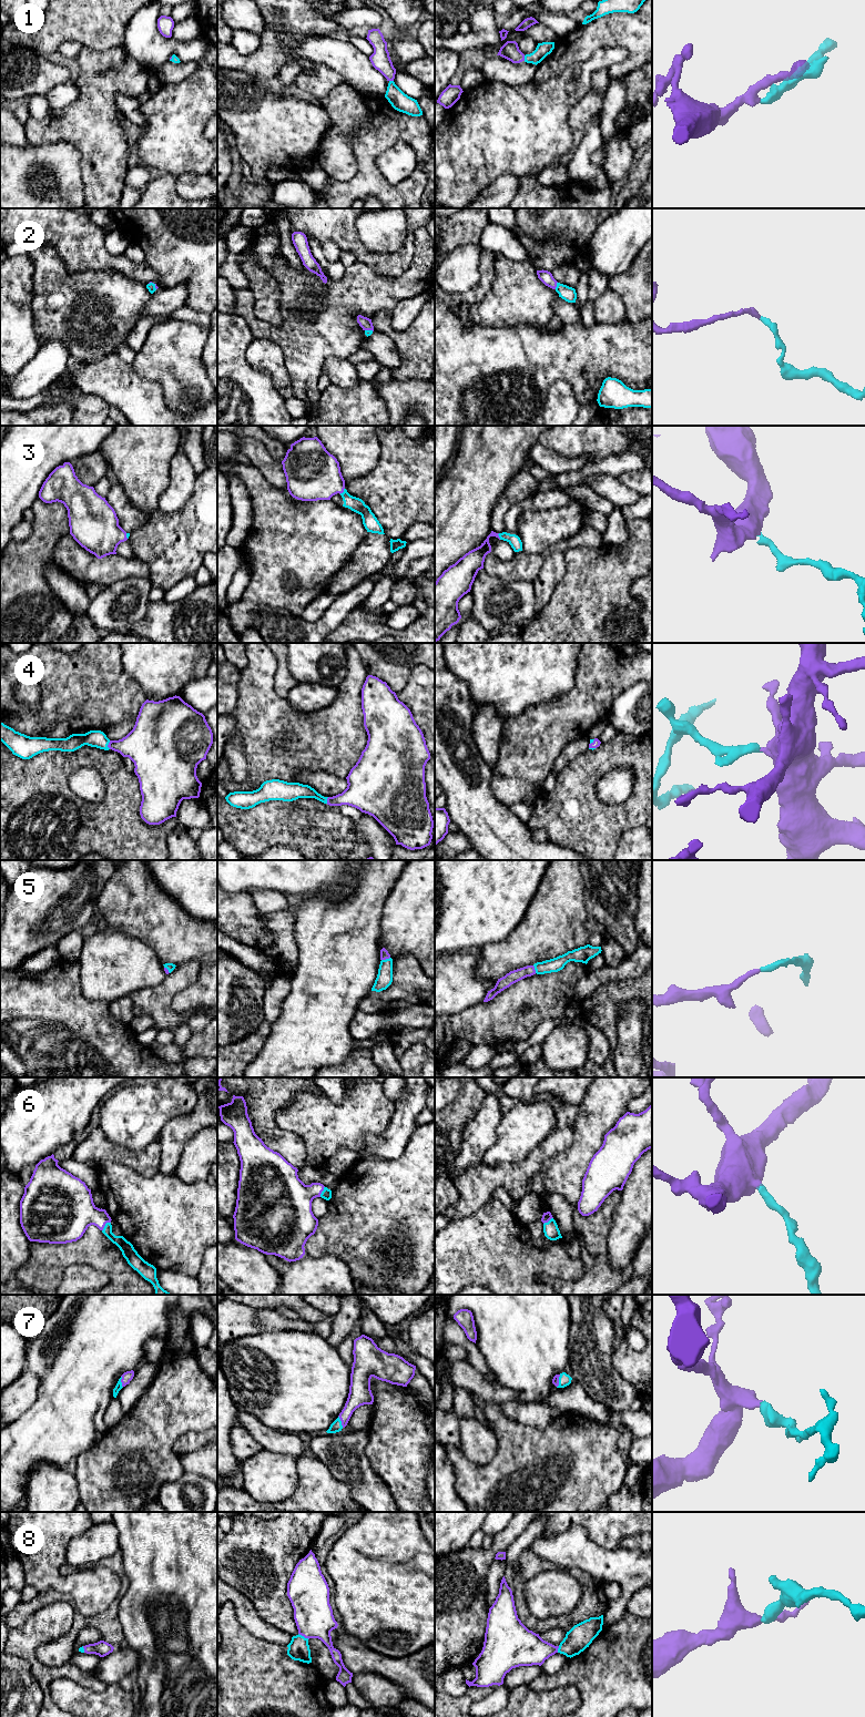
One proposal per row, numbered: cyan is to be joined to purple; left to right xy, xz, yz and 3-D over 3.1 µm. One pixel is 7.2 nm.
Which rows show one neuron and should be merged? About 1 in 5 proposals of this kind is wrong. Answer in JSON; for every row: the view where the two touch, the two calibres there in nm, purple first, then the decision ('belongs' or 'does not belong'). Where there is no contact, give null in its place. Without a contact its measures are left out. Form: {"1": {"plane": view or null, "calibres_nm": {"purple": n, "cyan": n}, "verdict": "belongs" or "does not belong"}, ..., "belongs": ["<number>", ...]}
{"1": {"plane": "yz", "calibres_nm": {"purple": 130, "cyan": 100}, "verdict": "belongs"}, "2": {"plane": "yz", "calibres_nm": {"purple": 90, "cyan": 100}, "verdict": "belongs"}, "3": {"plane": "xz", "calibres_nm": {"purple": 380, "cyan": 110}, "verdict": "belongs"}, "4": {"plane": "xy", "calibres_nm": {"purple": 280, "cyan": 130}, "verdict": "belongs"}, "5": {"plane": "xz", "calibres_nm": {"purple": 60, "cyan": 120}, "verdict": "belongs"}, "6": {"plane": "xy", "calibres_nm": {"purple": 320, "cyan": 100}, "verdict": "belongs"}, "7": {"plane": "xz", "calibres_nm": {"purple": 160, "cyan": 80}, "verdict": "belongs"}, "8": {"plane": "xz", "calibres_nm": {"purple": 280, "cyan": 160}, "verdict": "belongs"}, "belongs": ["1", "2", "3", "4", "5", "6", "7", "8"]}

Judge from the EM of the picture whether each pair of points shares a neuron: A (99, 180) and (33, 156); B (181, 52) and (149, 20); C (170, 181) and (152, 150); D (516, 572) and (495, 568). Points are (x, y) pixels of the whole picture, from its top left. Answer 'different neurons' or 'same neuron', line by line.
A: different neurons
B: same neuron
C: different neurons
D: same neuron

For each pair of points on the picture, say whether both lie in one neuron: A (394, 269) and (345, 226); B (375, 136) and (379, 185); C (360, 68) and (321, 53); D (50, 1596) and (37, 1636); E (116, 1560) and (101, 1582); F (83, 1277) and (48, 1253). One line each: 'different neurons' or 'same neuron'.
A: same neuron
B: same neuron
C: same neuron
D: different neurons
E: different neurons
F: different neurons

